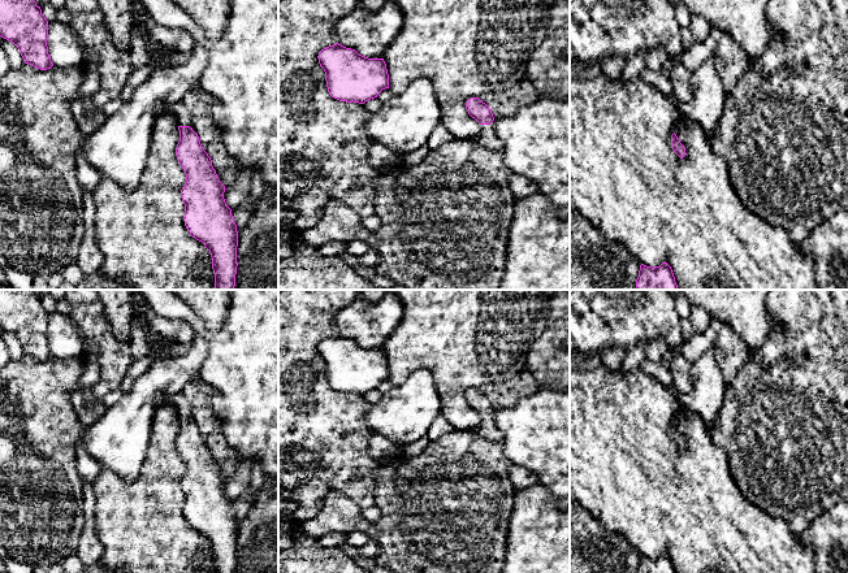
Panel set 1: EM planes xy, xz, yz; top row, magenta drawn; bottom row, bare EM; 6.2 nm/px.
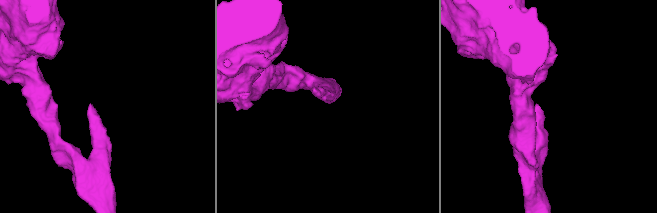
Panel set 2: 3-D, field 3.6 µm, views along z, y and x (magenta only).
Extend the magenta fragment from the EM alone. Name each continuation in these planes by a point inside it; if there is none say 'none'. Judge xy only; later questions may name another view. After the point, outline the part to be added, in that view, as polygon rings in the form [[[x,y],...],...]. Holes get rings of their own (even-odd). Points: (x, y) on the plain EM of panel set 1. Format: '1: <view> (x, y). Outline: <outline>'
1: xy (180, 402). Outline: [[[182,392],[165,396],[160,401],[160,405],[163,404],[173,405],[177,411],[178,417],[191,418],[192,416],[192,405]]]

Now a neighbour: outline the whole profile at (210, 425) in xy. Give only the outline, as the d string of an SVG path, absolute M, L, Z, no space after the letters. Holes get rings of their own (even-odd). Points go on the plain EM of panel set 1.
M191 379L183 387L182 394L192 405L191 418L211 448L217 469L224 477L234 474L238 468L235 451L226 446L221 431L221 421L212 405L211 387L202 379Z

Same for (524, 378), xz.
M527 368L520 370L502 387L493 387L492 385L483 385L479 387L492 401L494 412L514 407L520 398L535 394L538 388L535 377Z

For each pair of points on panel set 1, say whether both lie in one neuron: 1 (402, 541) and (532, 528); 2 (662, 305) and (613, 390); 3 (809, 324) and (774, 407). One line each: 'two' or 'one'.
1: two
2: two
3: one

